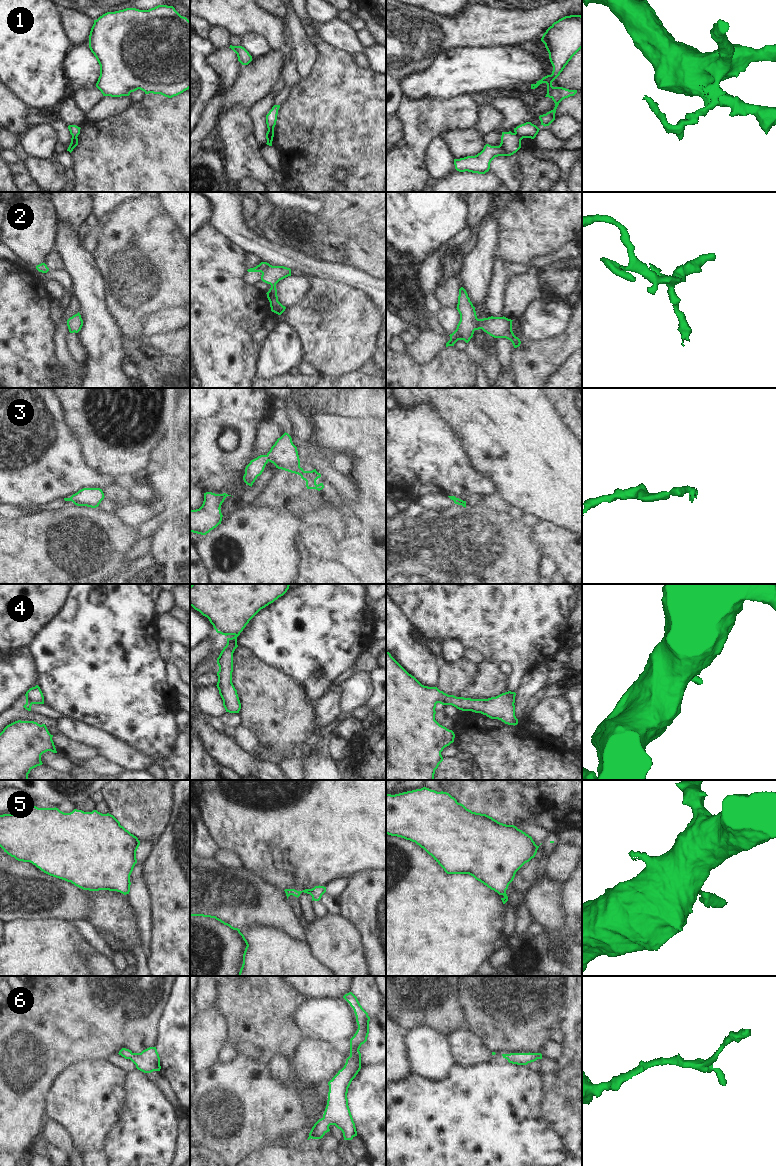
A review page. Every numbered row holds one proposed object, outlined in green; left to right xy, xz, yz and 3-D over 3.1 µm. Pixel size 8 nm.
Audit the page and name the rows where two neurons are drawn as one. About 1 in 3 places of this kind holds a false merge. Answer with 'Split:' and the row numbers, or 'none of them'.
Split: 1

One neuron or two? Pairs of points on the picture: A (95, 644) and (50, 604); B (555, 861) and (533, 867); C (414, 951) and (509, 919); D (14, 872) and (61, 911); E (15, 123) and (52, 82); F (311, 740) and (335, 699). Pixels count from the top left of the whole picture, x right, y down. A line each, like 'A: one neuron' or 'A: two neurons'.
A: two neurons
B: two neurons
C: two neurons
D: one neuron
E: two neurons
F: one neuron

